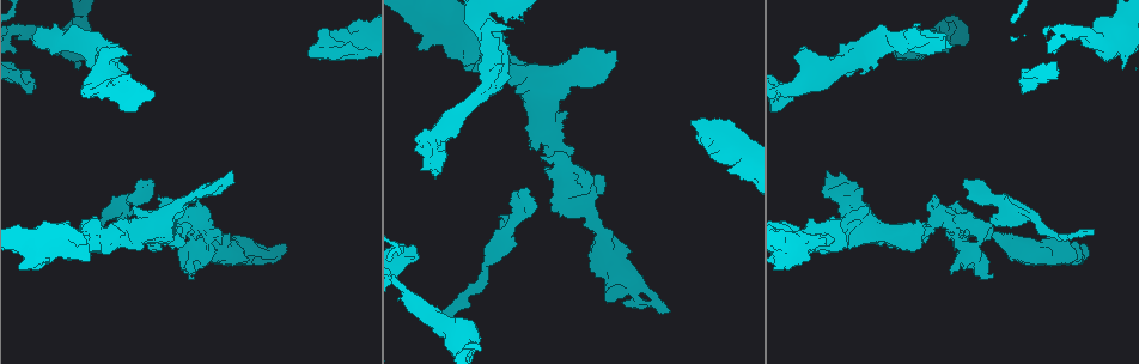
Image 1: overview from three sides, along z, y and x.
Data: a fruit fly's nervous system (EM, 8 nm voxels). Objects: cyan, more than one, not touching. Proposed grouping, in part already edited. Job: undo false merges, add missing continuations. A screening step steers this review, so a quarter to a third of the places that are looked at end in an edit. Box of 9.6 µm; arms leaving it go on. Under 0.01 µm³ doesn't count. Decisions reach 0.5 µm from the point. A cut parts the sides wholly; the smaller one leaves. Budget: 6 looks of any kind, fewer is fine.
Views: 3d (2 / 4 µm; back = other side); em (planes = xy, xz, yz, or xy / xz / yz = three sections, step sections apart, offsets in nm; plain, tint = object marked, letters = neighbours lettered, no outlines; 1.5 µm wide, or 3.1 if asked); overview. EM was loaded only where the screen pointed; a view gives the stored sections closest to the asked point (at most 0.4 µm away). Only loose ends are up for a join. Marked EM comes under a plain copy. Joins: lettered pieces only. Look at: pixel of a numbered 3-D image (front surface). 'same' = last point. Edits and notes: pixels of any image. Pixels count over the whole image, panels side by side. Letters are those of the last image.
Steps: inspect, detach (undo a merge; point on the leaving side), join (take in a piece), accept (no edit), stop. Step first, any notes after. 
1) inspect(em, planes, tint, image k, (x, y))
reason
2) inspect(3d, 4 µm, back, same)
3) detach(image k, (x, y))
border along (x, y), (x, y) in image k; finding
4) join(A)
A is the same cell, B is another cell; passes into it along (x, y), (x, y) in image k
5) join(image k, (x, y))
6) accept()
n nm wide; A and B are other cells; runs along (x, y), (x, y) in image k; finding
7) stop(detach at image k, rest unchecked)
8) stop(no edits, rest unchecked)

inspect(em, yz, step 8, letters, image 1, (1091, 229))

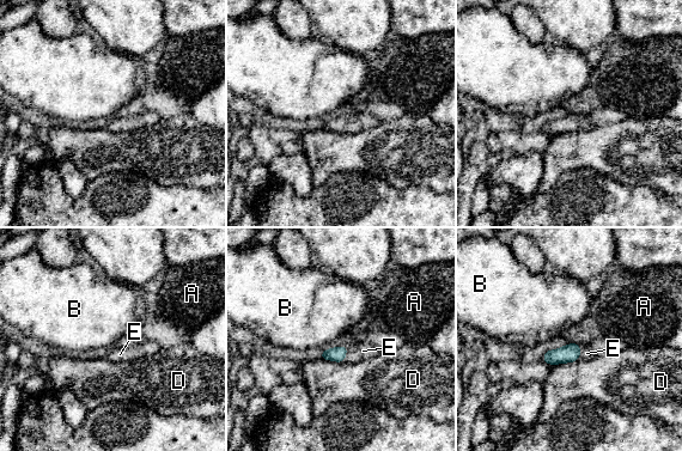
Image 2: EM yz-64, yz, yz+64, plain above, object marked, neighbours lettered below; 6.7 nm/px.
join(E)
120 nm wide; D touches over 180 nm; E is the same cell, A, B and D are other cells; the cell continues

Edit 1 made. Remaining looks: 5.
inspect(overview)
see it whole again

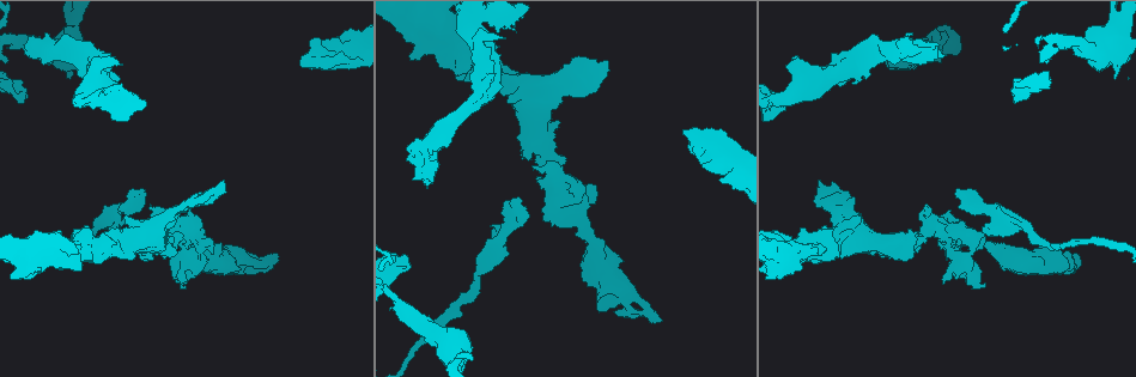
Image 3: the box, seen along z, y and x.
inspect(em, planes, letters, image 3, (187, 234))
sharp bend

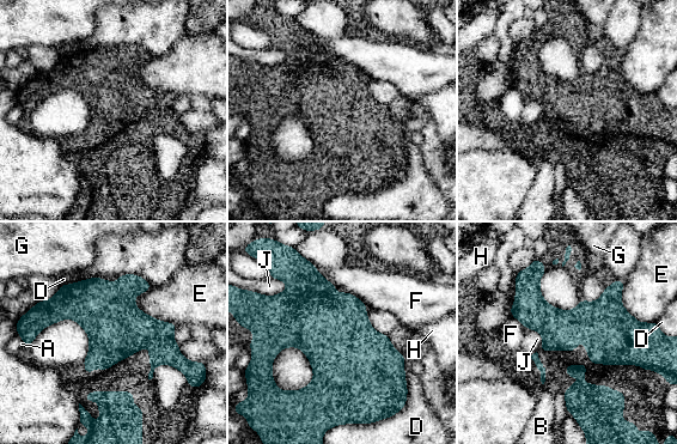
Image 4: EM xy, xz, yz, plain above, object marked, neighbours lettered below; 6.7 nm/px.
accept()
E touches over 360 nm; A, B, D, E, F, G, H and J are other cells; border along (365, 305), (369, 323), (386, 335) in image 4; all the same cell

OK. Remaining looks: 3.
inspect(em, xz, step 4, tint, image 3, (1115, 78))
thin end

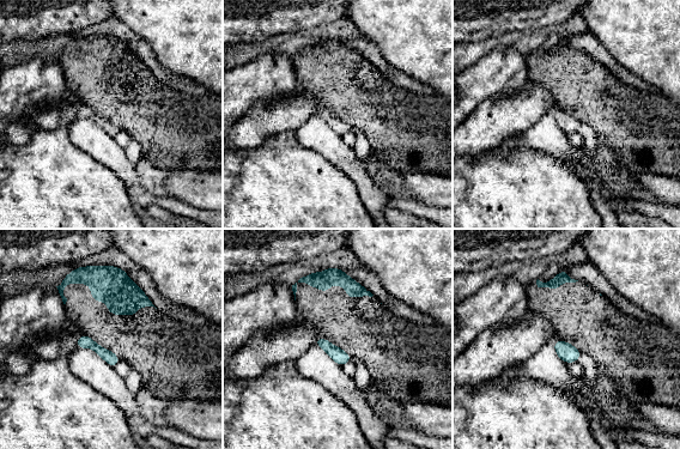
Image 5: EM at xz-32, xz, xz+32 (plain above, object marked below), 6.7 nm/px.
inspect(em, planes, letters, same)

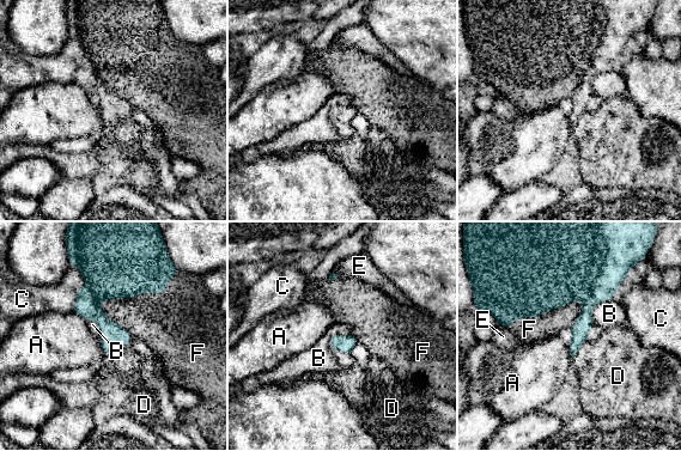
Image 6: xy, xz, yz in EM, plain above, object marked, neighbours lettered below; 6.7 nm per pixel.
join(F)
F touches over 460 nm; F is the same cell, A, B, C, D and E are other cells; passes into it along (120, 261), (129, 297), (158, 320) in image 6; the cell continues

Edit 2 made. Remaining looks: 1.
stop(join at image 2, join at image 6, rest unchecked)

